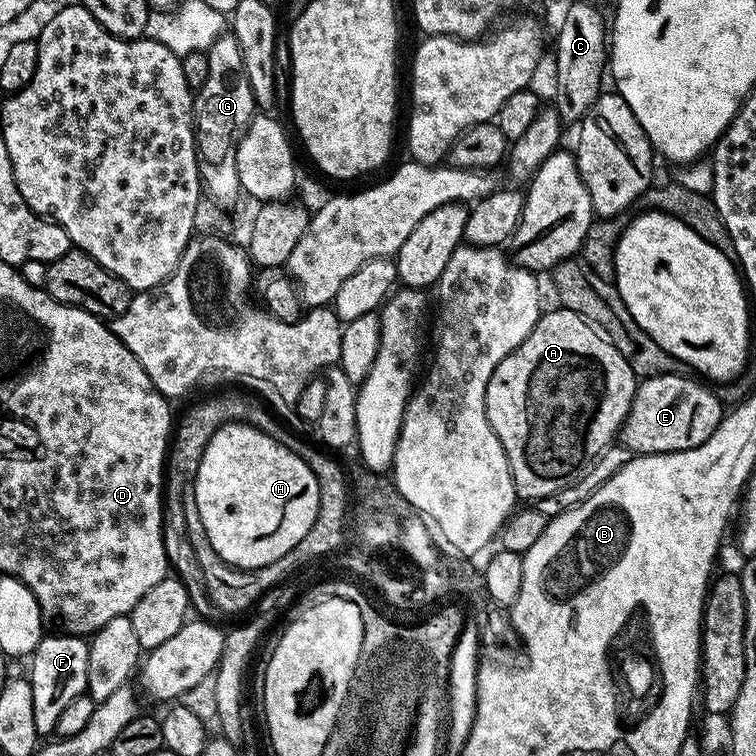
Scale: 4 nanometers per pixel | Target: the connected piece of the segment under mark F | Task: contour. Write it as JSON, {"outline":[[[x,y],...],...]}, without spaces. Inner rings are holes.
{"outline":[[[45,635],[30,657],[30,663],[32,663],[30,679],[34,694],[34,726],[41,738],[51,737],[55,733],[62,710],[66,710],[68,703],[74,702],[74,698],[85,695],[88,690],[86,682],[88,640],[83,636],[59,635]]]}

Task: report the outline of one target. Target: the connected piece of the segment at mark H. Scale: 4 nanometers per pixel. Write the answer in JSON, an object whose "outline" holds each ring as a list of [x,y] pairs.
{"outline":[[[229,422],[213,431],[196,471],[195,486],[196,505],[206,536],[221,559],[236,570],[253,570],[278,562],[282,554],[290,554],[310,534],[310,526],[318,518],[320,487],[314,470],[298,453],[251,424]]]}

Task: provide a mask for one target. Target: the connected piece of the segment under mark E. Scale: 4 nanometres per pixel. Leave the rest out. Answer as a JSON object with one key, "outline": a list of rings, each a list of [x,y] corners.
{"outline":[[[668,372],[665,376],[648,376],[645,380],[643,377],[637,383],[634,402],[619,434],[619,439],[629,452],[642,456],[681,452],[702,446],[702,442],[714,434],[722,419],[720,400],[707,388],[707,383],[688,376],[675,376]]]}

